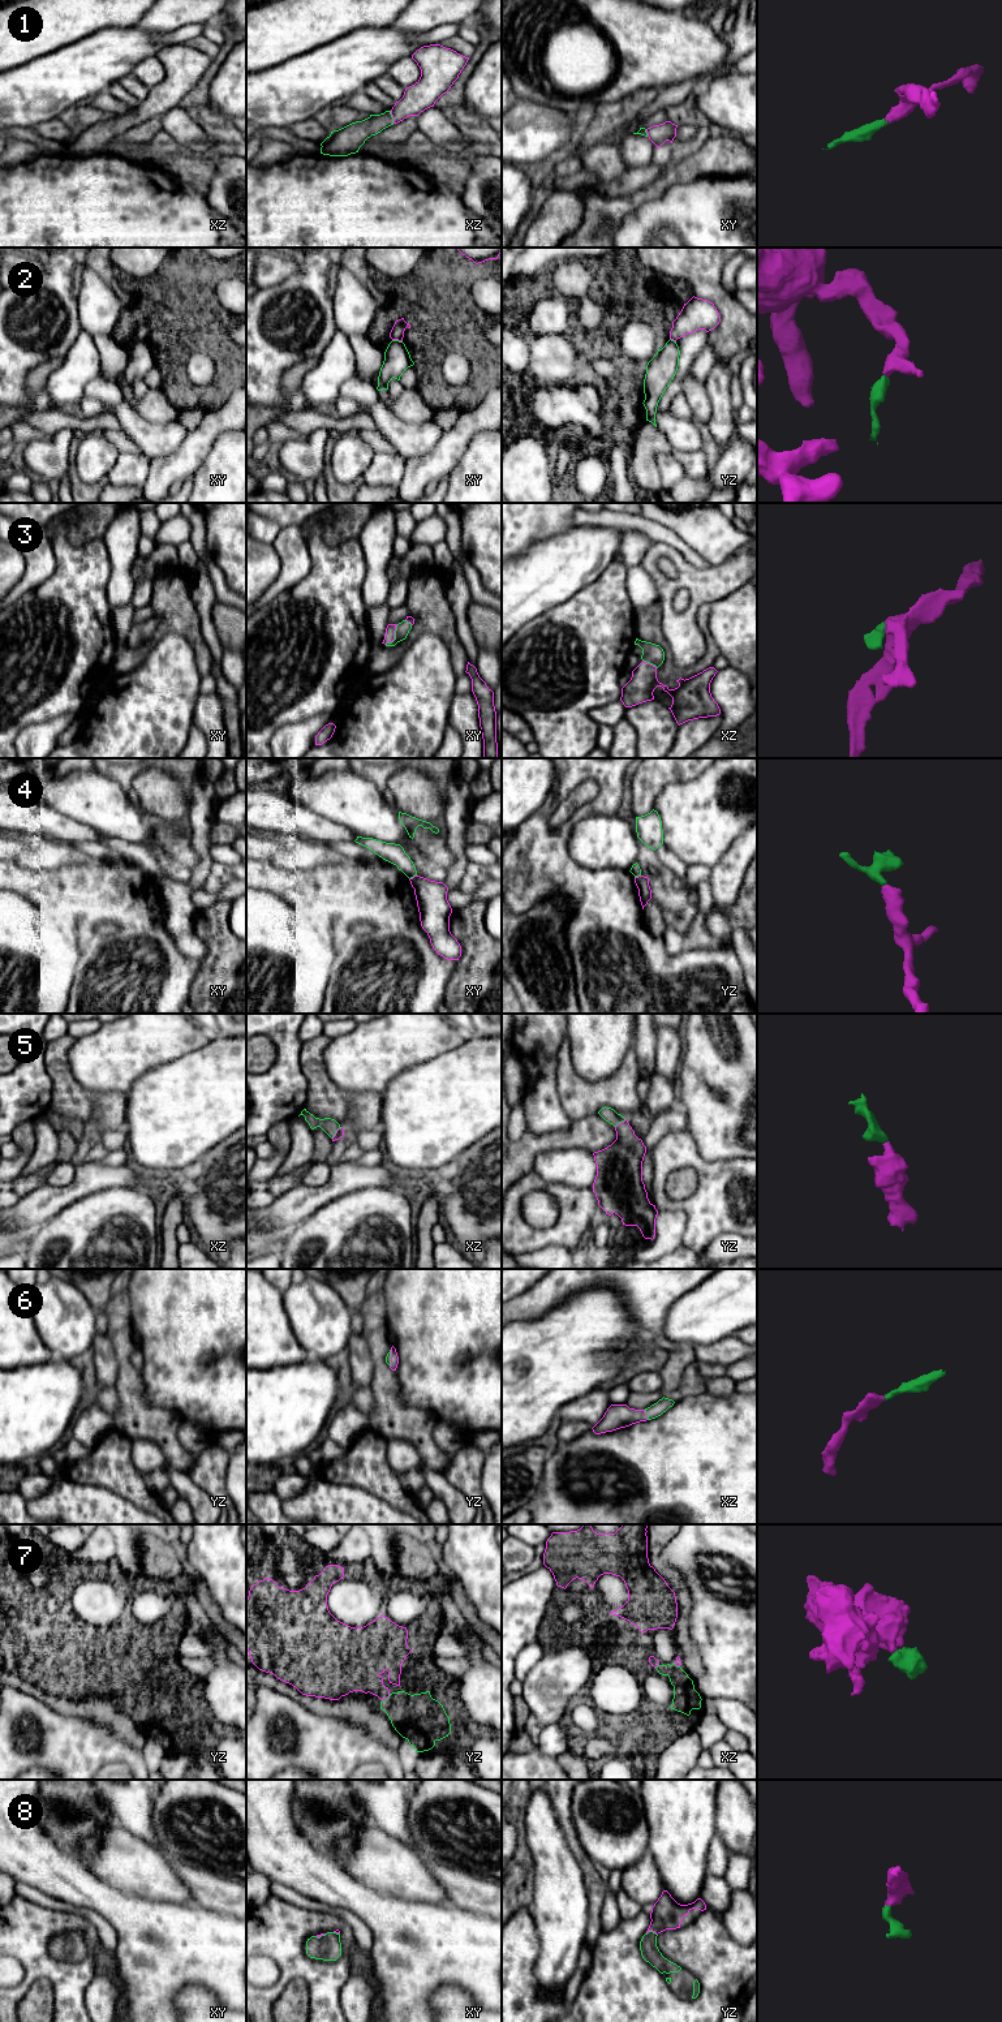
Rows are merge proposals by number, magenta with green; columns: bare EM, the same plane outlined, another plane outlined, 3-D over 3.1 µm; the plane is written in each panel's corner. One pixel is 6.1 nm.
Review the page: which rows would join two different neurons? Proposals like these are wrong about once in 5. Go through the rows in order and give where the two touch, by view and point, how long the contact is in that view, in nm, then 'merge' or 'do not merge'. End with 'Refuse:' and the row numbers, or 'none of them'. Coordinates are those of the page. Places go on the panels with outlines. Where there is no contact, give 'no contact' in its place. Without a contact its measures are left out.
1: meets magenta in xz at (392, 116); contact 80 nm long; merge
2: meets magenta in xy at (398, 339); contact 70 nm long; do not merge
3: meets magenta in xy at (394, 636); contact 150 nm long; merge
4: meets magenta in xy at (413, 877); contact 60 nm long; merge
5: meets magenta in yz at (622, 1122); contact 90 nm long; merge
6: meets magenta in xz at (645, 1415); contact 70 nm long; merge
7: meets magenta in yz at (386, 1698); contact 70 nm long; merge
8: meets magenta in yz at (652, 1930); contact 70 nm long; merge
Refuse: 2

